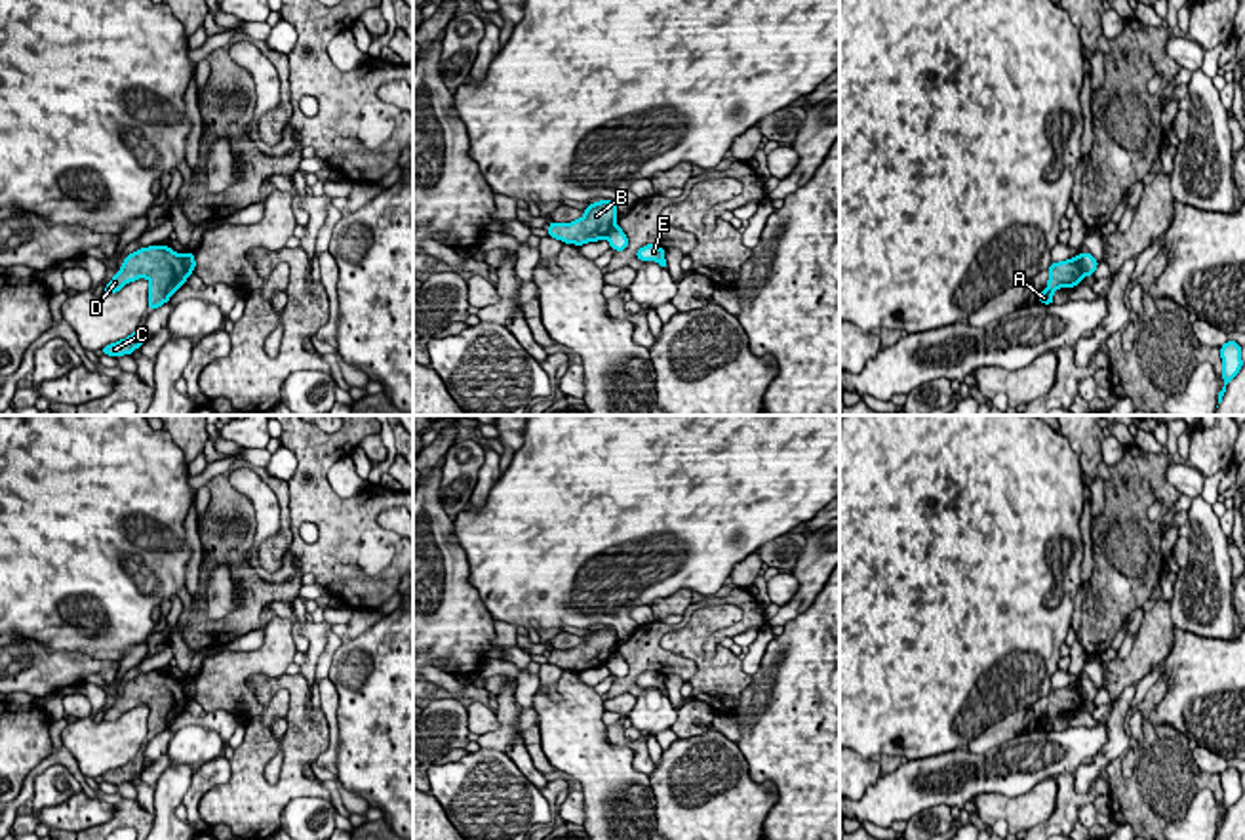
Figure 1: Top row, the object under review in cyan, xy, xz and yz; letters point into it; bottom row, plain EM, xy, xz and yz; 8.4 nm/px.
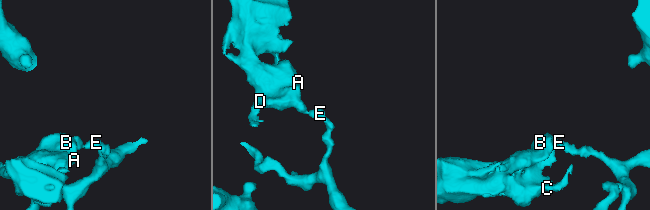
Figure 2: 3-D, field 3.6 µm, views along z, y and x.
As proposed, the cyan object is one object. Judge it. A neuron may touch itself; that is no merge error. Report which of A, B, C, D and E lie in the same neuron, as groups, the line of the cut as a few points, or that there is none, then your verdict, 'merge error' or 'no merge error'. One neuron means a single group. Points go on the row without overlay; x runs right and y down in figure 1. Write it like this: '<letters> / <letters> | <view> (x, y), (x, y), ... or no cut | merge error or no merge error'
A B C D / E | yz (1078, 682), (1078, 692), (1086, 701) | merge error

